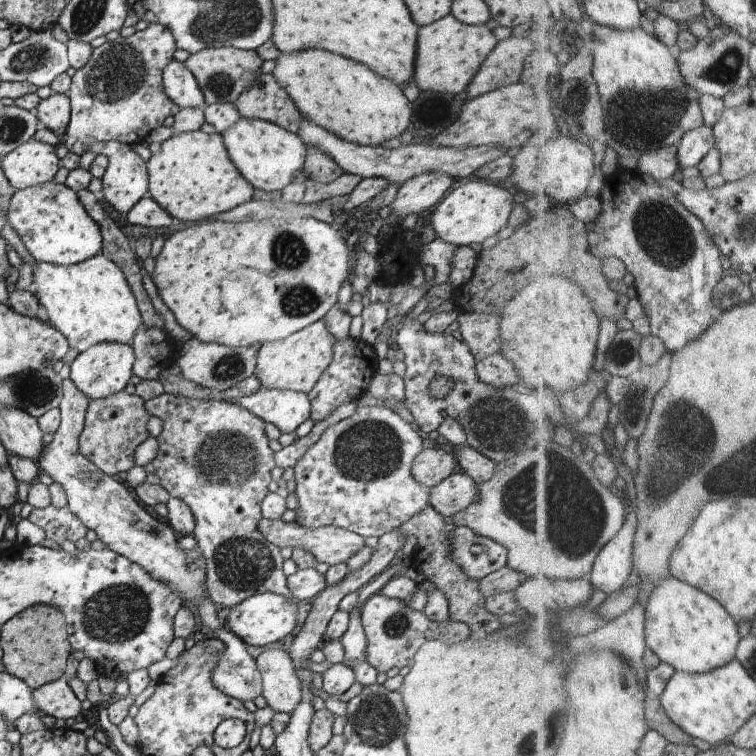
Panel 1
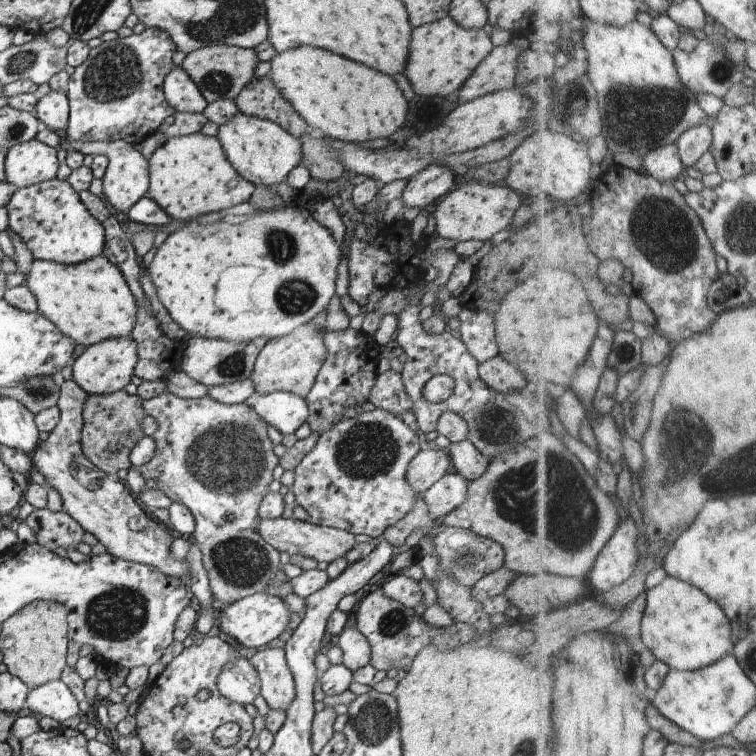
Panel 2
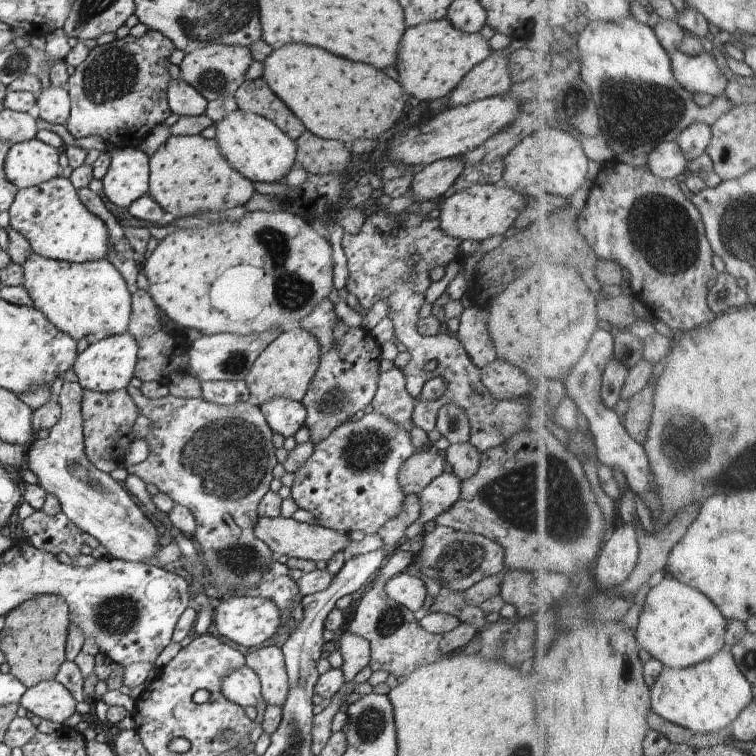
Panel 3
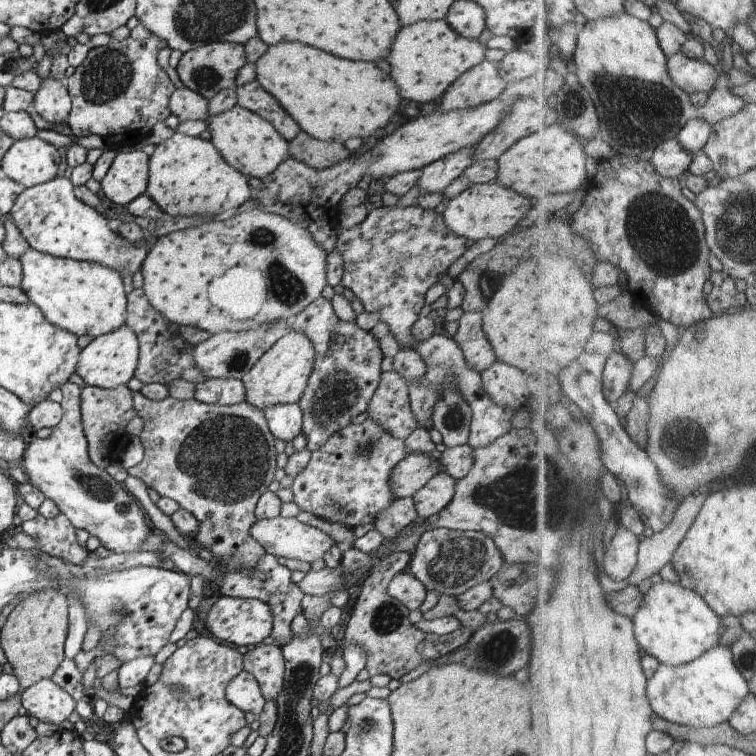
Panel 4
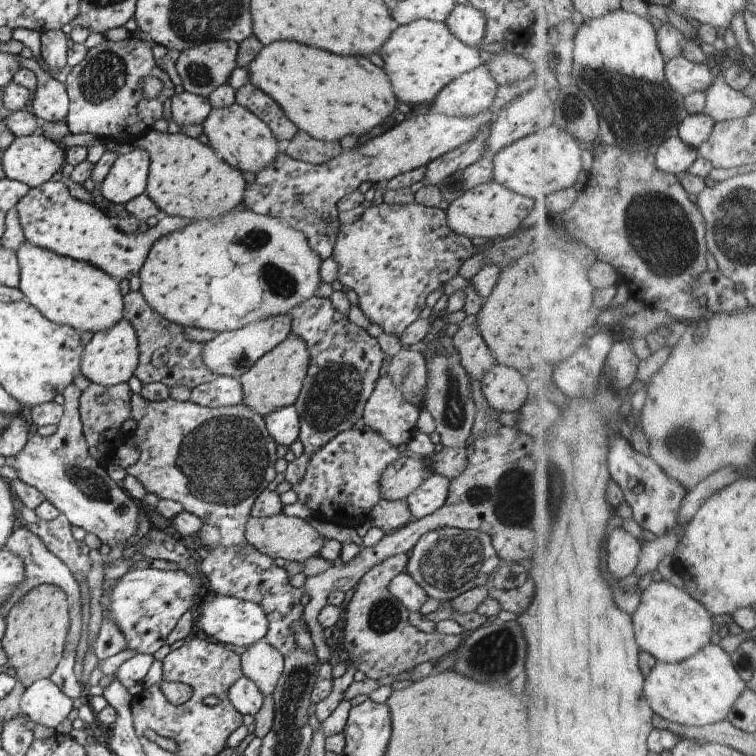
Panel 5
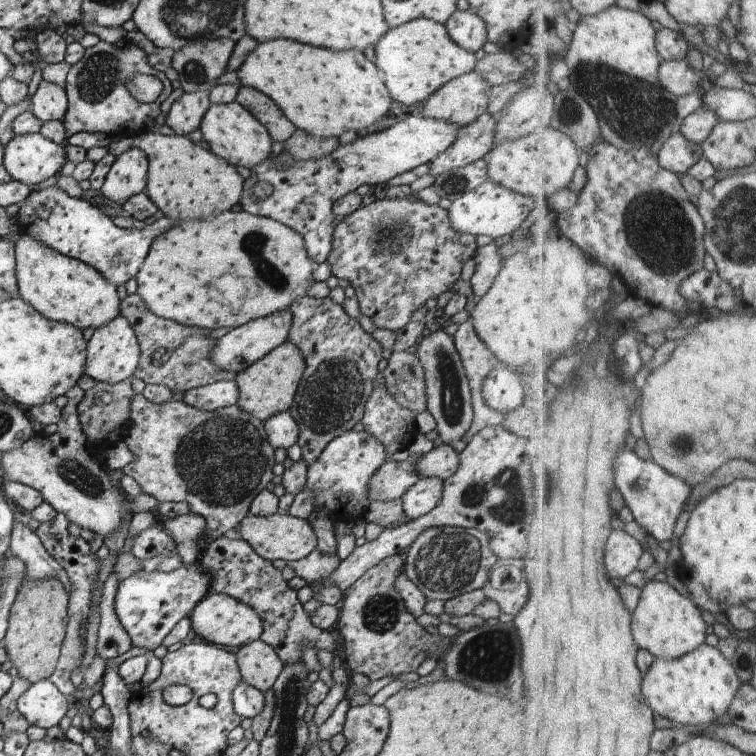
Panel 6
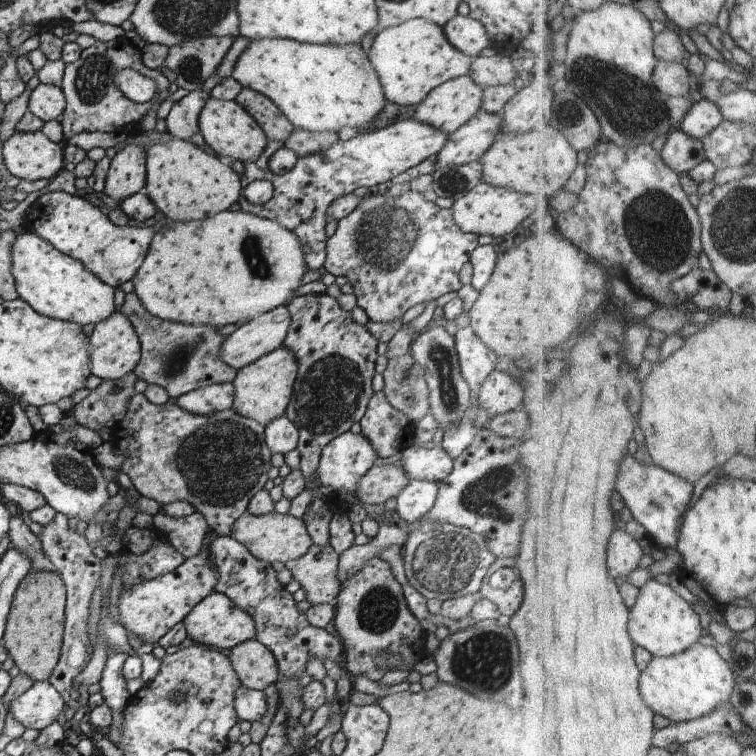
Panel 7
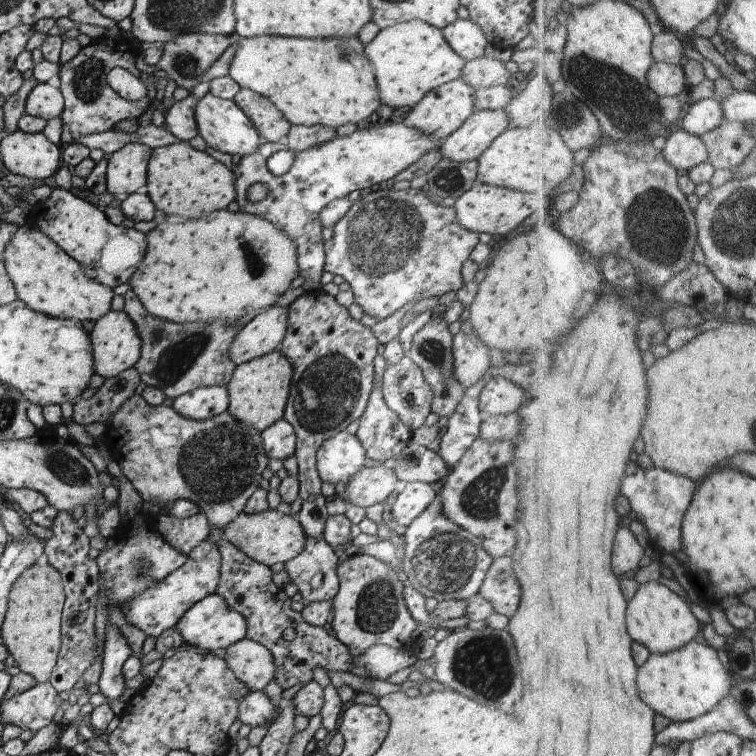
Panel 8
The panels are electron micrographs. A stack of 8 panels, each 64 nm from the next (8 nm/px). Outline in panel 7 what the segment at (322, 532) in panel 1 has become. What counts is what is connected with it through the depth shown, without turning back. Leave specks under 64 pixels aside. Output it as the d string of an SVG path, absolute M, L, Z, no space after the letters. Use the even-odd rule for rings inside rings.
M275 511L265 515L253 515L245 512L232 525L231 537L245 546L255 559L268 564L287 563L300 558L309 551L310 545L313 543L301 518L296 518L289 513L281 514Z

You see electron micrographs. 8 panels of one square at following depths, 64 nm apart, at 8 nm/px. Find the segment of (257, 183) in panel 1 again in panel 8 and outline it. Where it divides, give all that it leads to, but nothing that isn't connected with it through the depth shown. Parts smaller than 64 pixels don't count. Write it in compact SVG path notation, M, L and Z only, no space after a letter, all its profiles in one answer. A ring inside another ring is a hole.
M208 92L197 100L195 119L199 135L206 141L207 146L214 150L226 152L232 156L252 154L263 140L252 124L252 121L240 110L233 99L223 99Z

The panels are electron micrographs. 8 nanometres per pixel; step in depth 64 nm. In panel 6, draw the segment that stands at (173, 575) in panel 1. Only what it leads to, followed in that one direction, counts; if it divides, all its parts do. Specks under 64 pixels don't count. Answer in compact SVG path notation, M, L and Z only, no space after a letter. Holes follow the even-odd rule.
M78 385L71 388L65 394L68 402L62 409L60 430L51 435L35 433L17 449L6 451L2 455L1 468L6 481L35 488L57 513L65 514L69 522L106 537L118 528L124 513L134 513L120 504L118 495L121 495L117 488L112 488L109 474L86 450L88 440L77 417L77 406L84 395L85 391Z

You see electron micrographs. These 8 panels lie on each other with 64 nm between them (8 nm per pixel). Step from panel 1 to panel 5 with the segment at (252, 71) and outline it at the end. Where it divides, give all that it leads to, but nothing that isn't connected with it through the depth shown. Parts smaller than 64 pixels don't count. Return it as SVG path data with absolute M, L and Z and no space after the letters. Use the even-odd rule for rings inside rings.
M206 41L190 47L188 50L180 51L175 64L176 70L185 91L192 94L209 98L209 94L226 83L230 73L237 68L237 52L239 43L234 41Z

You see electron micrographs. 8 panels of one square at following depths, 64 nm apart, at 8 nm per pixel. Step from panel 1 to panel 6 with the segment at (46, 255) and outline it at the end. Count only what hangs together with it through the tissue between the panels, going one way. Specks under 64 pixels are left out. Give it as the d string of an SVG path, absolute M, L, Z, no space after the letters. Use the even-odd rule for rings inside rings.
M56 186L40 191L32 191L19 208L18 220L24 224L22 232L47 244L59 253L85 262L94 267L113 285L125 285L134 278L146 258L154 239L170 226L176 224L166 216L159 216L153 225L144 228L123 229L104 215L98 207L82 198L71 197Z

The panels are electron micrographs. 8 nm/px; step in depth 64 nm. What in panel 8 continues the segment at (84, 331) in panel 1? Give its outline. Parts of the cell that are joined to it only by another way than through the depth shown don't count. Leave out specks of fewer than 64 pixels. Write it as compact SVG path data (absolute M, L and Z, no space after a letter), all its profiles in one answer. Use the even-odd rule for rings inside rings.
M27 224L18 228L5 246L3 261L17 298L46 316L80 321L102 318L111 309L113 288L92 279L89 273L47 234Z

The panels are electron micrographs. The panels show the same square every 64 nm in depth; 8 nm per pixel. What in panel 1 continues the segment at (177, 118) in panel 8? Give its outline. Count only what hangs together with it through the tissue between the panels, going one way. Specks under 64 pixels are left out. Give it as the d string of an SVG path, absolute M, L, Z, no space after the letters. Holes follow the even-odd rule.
M173 60L163 70L164 91L168 98L177 104L180 109L201 108L204 110L207 104L198 86L193 72L181 62Z

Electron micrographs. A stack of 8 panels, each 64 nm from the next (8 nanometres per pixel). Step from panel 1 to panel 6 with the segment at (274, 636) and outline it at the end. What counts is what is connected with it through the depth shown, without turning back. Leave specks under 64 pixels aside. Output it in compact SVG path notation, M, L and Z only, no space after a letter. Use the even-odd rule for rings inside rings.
M210 591L193 610L194 612L189 615L191 629L201 636L202 640L215 645L240 648L242 645L258 640L263 629L261 619L252 607L224 593Z

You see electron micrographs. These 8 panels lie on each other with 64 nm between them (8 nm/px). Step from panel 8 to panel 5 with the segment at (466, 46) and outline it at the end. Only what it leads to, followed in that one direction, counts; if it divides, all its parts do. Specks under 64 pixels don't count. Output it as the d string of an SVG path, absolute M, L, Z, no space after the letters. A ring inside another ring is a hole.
M467 4L456 5L445 20L450 32L471 47L477 47L484 42L486 21L484 15L477 8Z

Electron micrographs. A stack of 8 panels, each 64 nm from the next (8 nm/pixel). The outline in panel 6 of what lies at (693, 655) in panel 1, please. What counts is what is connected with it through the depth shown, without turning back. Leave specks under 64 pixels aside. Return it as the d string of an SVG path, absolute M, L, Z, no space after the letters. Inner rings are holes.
M649 581L644 587L640 606L634 613L635 637L642 649L650 650L659 658L675 659L692 653L706 644L712 635L712 624L706 622L704 612L690 598L686 598L672 584Z

